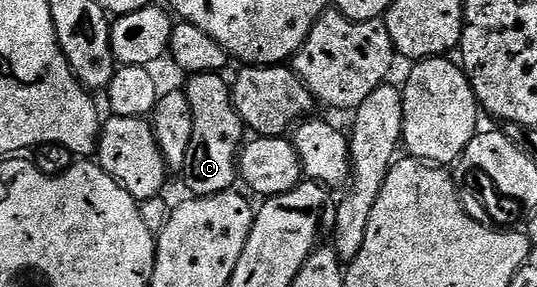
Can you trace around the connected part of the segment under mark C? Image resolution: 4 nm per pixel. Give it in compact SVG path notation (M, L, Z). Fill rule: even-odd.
M197 73L185 86L193 111L193 139L189 139L189 155L185 155L181 176L188 194L197 197L228 192L239 177L237 158L245 141L245 126L231 98L231 85L225 78L217 73Z

